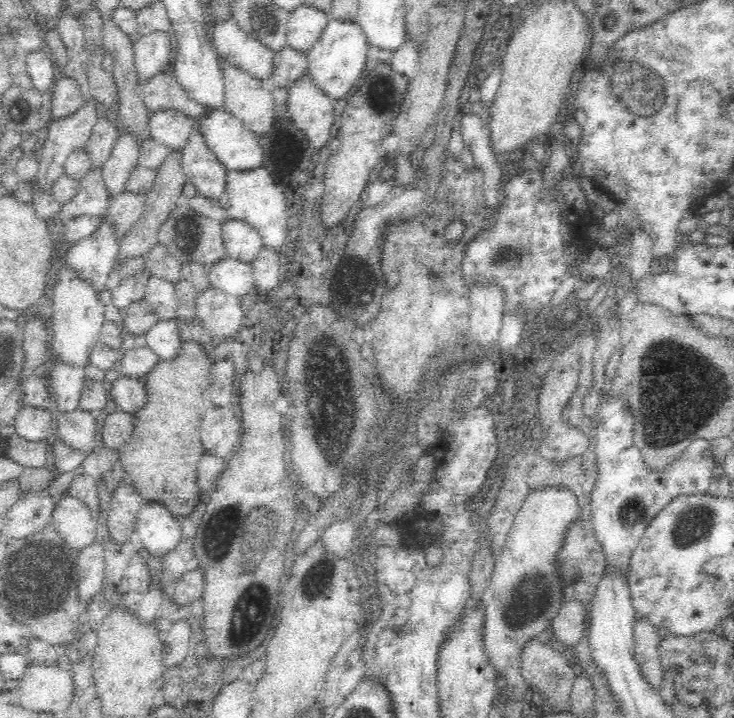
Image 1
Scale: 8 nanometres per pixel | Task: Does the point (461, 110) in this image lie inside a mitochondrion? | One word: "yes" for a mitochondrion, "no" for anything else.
no

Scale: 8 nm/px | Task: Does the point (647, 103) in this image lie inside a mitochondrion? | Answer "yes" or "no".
yes

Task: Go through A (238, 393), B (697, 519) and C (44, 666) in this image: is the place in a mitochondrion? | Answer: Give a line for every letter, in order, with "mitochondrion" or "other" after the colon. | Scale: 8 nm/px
A: other
B: mitochondrion
C: other

